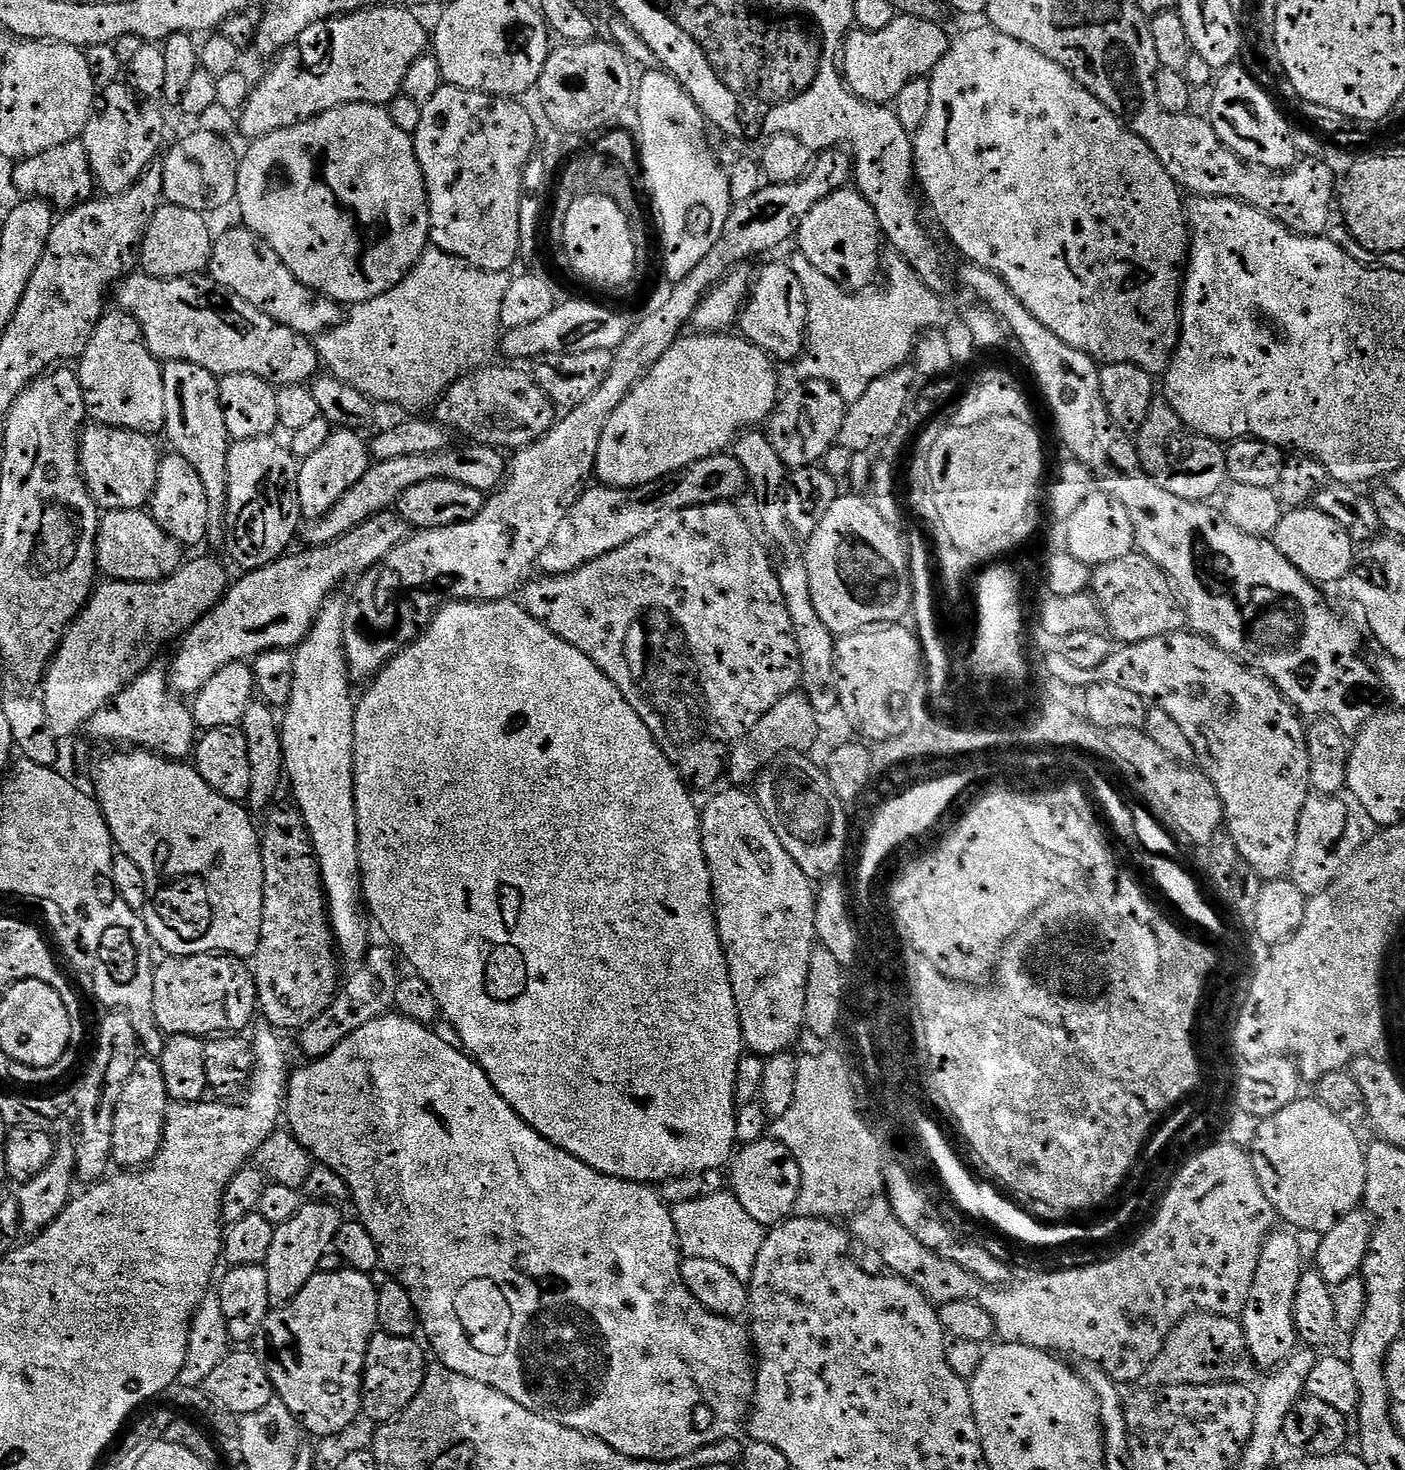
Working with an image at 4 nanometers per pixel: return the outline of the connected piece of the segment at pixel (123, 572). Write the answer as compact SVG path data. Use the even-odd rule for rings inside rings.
M112 510L103 517L98 546L102 564L120 582L159 582L176 575L182 567L181 545L176 543L144 510Z

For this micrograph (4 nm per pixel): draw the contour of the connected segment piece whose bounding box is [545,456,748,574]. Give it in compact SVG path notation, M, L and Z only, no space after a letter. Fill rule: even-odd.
M720 456L711 459L706 467L708 467L708 488L705 492L702 490L682 490L680 492L664 490L656 496L639 501L632 498L631 491L625 489L607 486L589 487L571 509L566 520L562 522L545 552L562 554L560 560L562 560L562 574L564 574L564 554L566 554L566 560L578 560L576 567L582 568L590 561L604 556L605 552L613 552L614 549L629 544L634 538L644 536L666 518L684 509L699 507L704 503L730 502L737 499L736 496L745 493L748 478L736 457Z

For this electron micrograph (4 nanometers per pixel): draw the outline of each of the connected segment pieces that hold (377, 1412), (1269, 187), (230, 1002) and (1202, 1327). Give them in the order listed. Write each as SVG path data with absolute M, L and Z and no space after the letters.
M377 1331L368 1343L364 1363L364 1388L360 1392L360 1406L363 1415L376 1420L377 1425L387 1424L405 1412L424 1385L425 1349L416 1345L410 1336L391 1336L389 1332Z
M1207 119L1186 122L1174 150L1174 157L1165 158L1162 162L1185 191L1206 198L1241 199L1262 209L1274 206L1274 198L1286 198L1286 175L1283 169L1262 167L1248 161L1237 151L1232 152L1207 124Z
M197 954L195 956L173 956L171 958L164 958L164 961L155 965L155 976L154 976L154 1002L153 1012L155 1015L155 1021L157 1027L160 1028L161 1032L168 1036L177 1036L178 1034L186 1034L187 1036L198 1036L201 1038L212 1038L217 1034L240 1034L245 1030L244 1027L252 1020L252 1015L257 1015L258 1012L258 1001L256 999L256 978L251 967L248 968L243 959L227 954Z
M1200 1310L1197 1312L1190 1312L1186 1316L1183 1317L1172 1328L1171 1332L1168 1334L1165 1342L1163 1342L1163 1346L1161 1350L1159 1350L1158 1354L1155 1356L1154 1360L1150 1364L1148 1364L1147 1370L1142 1374L1142 1380L1145 1380L1143 1383L1147 1387L1157 1387L1161 1384L1216 1384L1216 1383L1225 1383L1233 1381L1237 1379L1243 1370L1246 1364L1247 1358L1250 1358L1250 1353L1248 1351L1248 1345L1245 1343L1244 1340L1244 1333L1240 1329L1239 1321L1235 1317L1226 1316L1226 1315L1219 1315L1212 1310Z

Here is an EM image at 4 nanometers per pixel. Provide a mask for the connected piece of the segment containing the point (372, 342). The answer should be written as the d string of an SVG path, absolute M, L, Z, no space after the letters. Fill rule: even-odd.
M428 250L419 259L419 263L404 277L404 282L392 292L384 296L377 296L375 300L359 305L352 317L345 319L343 323L325 332L314 340L314 347L318 353L319 359L328 366L327 371L331 375L337 376L342 382L354 386L354 390L362 390L370 399L379 402L381 405L397 404L400 408L405 408L408 414L424 414L427 408L435 409L441 403L442 397L448 389L461 380L463 376L469 375L491 363L490 345L494 340L490 337L490 330L500 330L500 315L502 314L503 300L509 288L509 281L504 281L503 275L494 272L483 272L480 268L475 268L473 264L468 264L465 260L459 260L456 256L449 256L447 252L439 250Z

